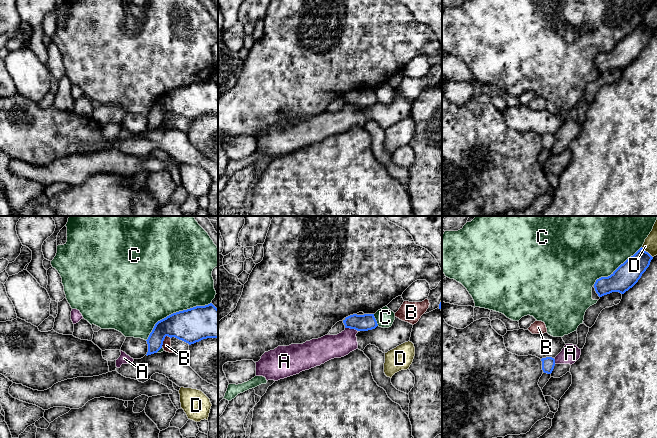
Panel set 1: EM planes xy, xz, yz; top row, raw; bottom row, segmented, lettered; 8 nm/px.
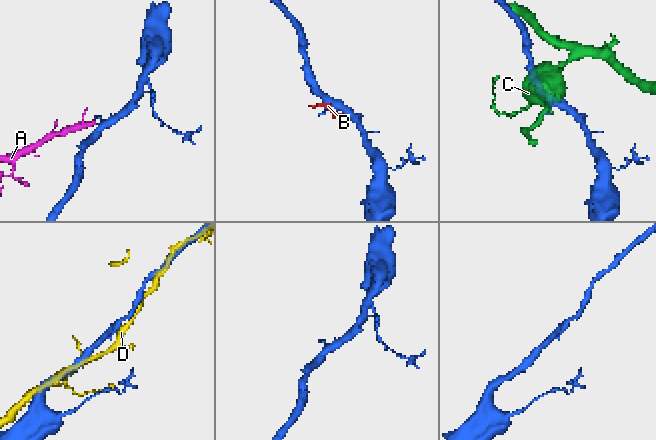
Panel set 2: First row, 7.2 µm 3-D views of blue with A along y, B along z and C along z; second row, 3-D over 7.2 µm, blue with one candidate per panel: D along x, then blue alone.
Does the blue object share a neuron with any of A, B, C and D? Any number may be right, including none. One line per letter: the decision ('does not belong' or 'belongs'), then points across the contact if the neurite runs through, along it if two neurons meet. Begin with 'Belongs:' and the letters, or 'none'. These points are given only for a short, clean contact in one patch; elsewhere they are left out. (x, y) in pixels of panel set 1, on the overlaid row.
Belongs: none
A: does not belong; border along xz (345, 327), (357, 331)
B: does not belong
C: does not belong
D: does not belong

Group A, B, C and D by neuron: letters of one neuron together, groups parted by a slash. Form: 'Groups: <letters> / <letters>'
Groups: A / B D / C

